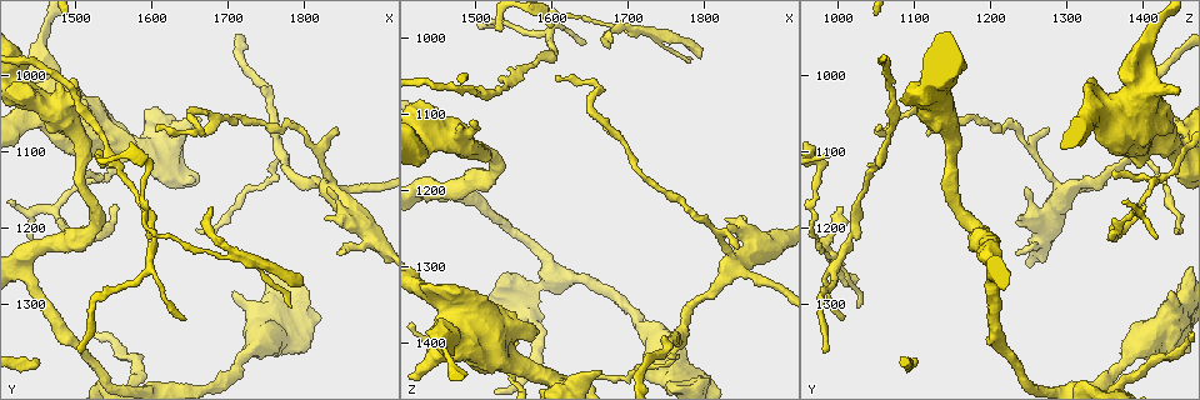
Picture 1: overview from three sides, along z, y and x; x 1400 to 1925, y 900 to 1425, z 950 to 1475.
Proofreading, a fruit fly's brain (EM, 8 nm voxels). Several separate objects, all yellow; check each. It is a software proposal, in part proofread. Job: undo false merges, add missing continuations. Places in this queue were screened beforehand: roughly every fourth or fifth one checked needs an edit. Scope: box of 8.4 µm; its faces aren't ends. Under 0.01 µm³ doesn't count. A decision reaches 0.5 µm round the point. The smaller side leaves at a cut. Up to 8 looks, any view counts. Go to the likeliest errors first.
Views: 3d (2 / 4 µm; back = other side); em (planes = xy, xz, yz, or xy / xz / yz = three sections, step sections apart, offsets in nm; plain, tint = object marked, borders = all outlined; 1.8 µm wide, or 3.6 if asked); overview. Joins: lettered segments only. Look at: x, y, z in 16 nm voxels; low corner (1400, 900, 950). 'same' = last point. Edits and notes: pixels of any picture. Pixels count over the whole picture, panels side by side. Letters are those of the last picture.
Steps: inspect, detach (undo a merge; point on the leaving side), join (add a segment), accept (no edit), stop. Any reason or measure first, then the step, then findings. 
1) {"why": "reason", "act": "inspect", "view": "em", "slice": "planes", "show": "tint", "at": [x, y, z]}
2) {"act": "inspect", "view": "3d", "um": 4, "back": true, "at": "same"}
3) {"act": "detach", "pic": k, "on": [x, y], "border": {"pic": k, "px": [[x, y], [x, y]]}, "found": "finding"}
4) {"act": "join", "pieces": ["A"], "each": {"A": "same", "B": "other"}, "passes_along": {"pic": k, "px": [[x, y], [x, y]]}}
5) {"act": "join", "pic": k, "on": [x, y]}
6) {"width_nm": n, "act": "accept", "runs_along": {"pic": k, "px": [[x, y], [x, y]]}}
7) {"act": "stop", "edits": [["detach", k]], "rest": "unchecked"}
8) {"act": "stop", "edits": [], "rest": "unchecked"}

{"why": "branch stops here", "act": "inspect", "view": "3d", "um": 4, "at": [1680, 1170, 1005]}

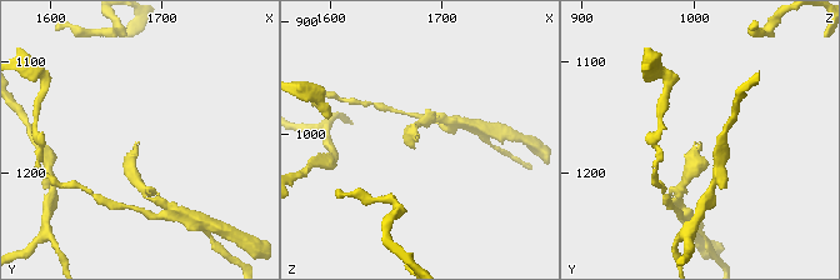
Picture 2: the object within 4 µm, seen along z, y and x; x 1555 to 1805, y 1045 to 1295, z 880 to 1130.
{"act": "inspect", "view": "em", "slice": "planes", "show": "borders", "at": [1678, 1170, 1006]}

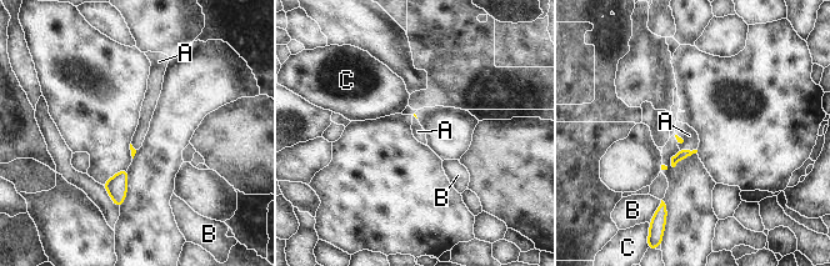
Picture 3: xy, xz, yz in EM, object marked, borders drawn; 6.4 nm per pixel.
{"longest_contact_nm": ["A", 110], "act": "join", "pieces": ["A"], "each": {"A": "same", "B": "other", "C": "other"}, "passes_along": {"pic": 3, "px": [[680, 155], [689, 150], [689, 135]]}, "found": "it goes on there"}

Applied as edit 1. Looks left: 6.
{"why": "see it whole again", "act": "inspect", "view": "overview"}

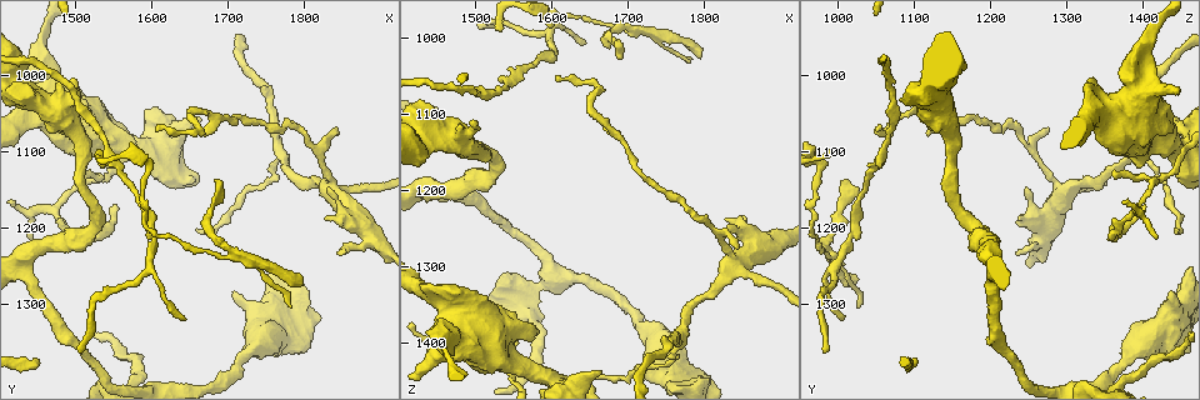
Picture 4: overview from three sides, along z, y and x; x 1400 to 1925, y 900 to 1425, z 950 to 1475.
{"why": "tapers out", "act": "inspect", "view": "3d", "um": 4, "at": [1435, 1215, 1420]}

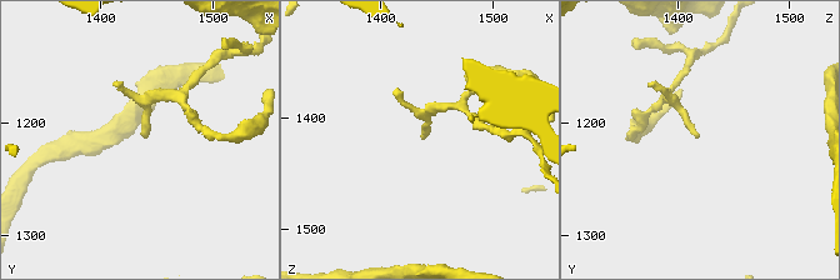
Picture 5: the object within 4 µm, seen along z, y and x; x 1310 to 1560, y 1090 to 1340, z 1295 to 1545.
{"why": "shape alone is not enough", "act": "inspect", "view": "em", "slice": "planes", "show": "borders", "at": [1438, 1212, 1420]}

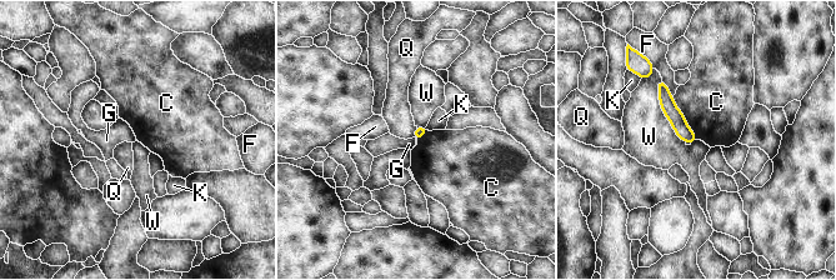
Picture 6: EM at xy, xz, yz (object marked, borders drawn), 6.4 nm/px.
{"act": "accept", "each": {"C": "other", "F": "other", "G": "other", "K": "other", "Q": "other", "W": "other"}, "border": {"pic": 6, "px": [[660, 79], [661, 111], [685, 143]]}, "found": "none of them fits"}

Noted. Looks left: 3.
{"why": "branch stops here", "act": "inspect", "view": "em", "slice": "yz", "step": 8, "show": "tint", "at": [1705, 1290, 1435]}

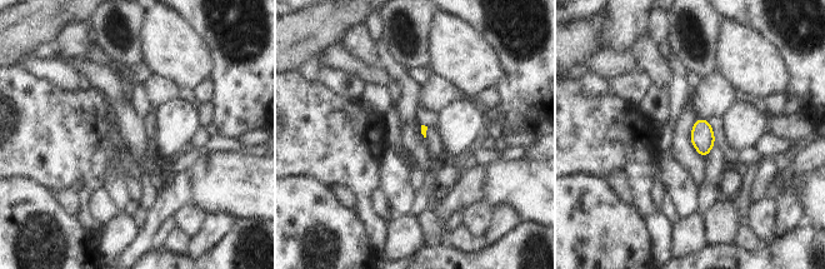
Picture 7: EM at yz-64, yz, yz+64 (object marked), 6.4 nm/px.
{"act": "inspect", "view": "em", "slice": "planes", "show": "borders", "at": "same"}

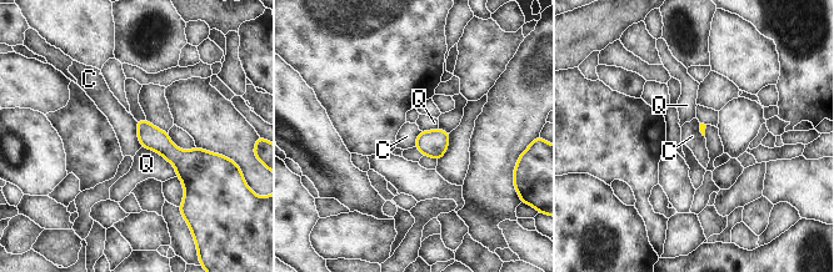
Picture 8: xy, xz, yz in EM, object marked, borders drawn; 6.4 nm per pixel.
{"longest_contact_nm": ["Q", 300], "act": "accept", "each": {"C": "other", "Q": "other"}, "found": "no lettered segment goes on from it"}

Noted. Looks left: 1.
{"act": "stop", "edits": [["join", 3]], "rest": "unchecked"}

